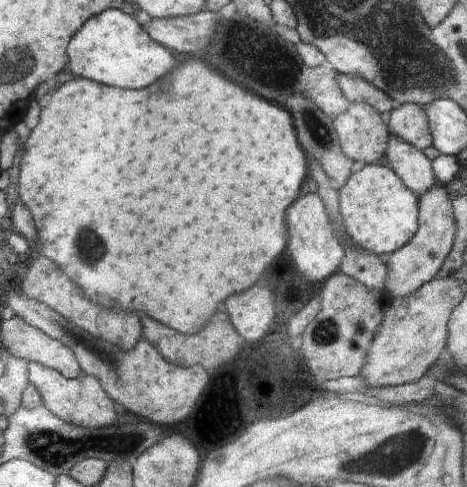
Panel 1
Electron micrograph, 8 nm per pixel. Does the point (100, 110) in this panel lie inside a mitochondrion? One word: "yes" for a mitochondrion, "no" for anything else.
no

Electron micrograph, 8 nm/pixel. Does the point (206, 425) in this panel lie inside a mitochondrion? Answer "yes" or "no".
no

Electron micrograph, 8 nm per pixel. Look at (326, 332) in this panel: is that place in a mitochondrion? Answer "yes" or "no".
yes

